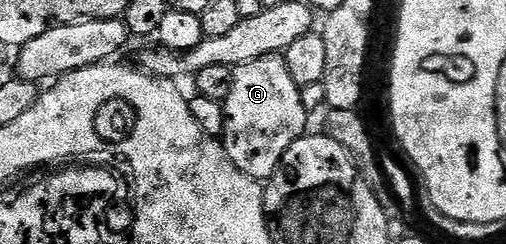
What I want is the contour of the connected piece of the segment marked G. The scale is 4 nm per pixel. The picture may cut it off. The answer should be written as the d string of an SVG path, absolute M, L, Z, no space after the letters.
M273 53L264 55L264 59L252 59L252 63L239 65L234 70L232 91L224 104L226 122L220 140L228 159L252 180L269 181L288 147L307 132L308 114L302 102L302 91L292 83L292 75L288 75L285 56Z

